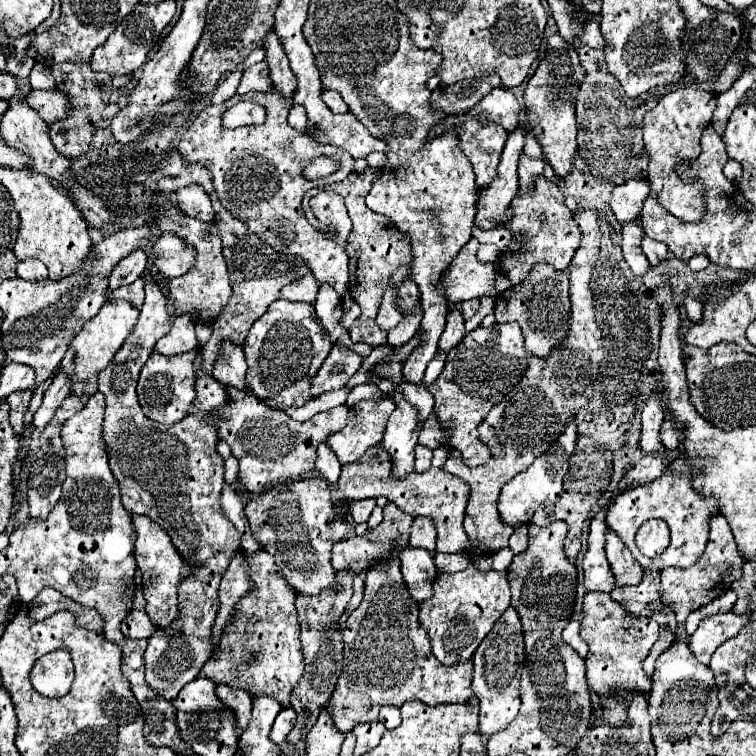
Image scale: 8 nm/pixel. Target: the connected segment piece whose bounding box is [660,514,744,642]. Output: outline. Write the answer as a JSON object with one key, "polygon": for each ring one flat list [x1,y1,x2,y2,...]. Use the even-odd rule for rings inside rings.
{"polygon":[[714,514,710,518,710,538,706,544,706,550,698,558,698,562,690,568,664,568,662,570,662,584,660,584,660,600,672,608,676,614,678,630,674,634,674,642,688,642,686,634,686,618,692,610,712,602,720,594,724,594,734,580,742,576,742,566,744,560,736,554,736,542,732,538,732,530,722,514]]}

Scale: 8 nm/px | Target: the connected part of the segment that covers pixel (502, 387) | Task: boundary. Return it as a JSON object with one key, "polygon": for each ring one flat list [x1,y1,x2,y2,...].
{"polygon":[[492,324,488,328,478,326,448,352,440,378,428,386,428,390,436,398,434,414,448,432,446,446,460,450,466,466,480,466,490,458,488,448,478,438,478,424,488,416,490,408,510,392,510,386,520,382,526,366,528,352,518,324]]}

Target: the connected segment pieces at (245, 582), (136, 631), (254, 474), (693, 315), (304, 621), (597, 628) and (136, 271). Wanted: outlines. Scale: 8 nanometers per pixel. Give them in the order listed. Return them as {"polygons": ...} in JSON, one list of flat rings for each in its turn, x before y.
{"polygons":[[[238,552,224,578,222,578,222,584,220,584,220,612,216,616,216,622,214,622,214,630,212,630,212,644,218,646,218,638,222,634,222,626,226,626,226,622,230,620,232,612,234,612,234,604,240,600,240,596,244,596,248,590,252,590,252,582,246,574,246,562,242,558,242,552]],[[136,590,134,608,138,608,138,610,132,610,122,622,122,632,126,636,130,636,130,638,150,638,156,632,156,626,150,622,148,614,144,612,144,606,146,606,146,600,142,596,142,590]],[[226,386,228,404,212,410,212,422,218,428,218,438,224,440,232,456,240,462,240,480,252,494,260,494,268,484,300,480,314,472,316,448,330,434,342,430,348,422,348,406,336,406,324,414,316,414,308,422,296,422,282,410,272,410,244,390]],[[688,298,688,302,684,302,684,308,690,322,698,324,702,320,702,304,696,298]],[[336,572,336,578,338,578,338,582,342,582,342,590,328,590,328,594,318,594,318,596,298,594,298,598,296,598,296,608,298,608,300,628,302,628,300,640,302,640,306,672,304,672,302,682,292,692,290,702,292,702,292,708,298,712,298,722,286,738,288,744,300,742,308,734,308,730,316,724,316,718,320,716,324,702,328,702,328,698,332,696,336,680,342,672,342,632,340,632,338,620,352,596,352,576]],[[586,592,584,608,582,608,582,622,580,622,580,636,588,644,586,656,586,678,594,694,604,704,604,718,612,722,612,726,624,726,624,702,620,698,610,696,612,686,636,686,648,694,652,680,644,674,642,662,648,656,648,650,658,640,658,624,652,618,638,618,636,626,630,626,624,608,618,602,612,602,610,594,606,592]],[[136,250,128,258,122,258,118,262,118,266,110,274,110,290,116,290,120,286,132,284,136,278,142,276,144,268,146,268,146,254,144,254,144,250]]]}

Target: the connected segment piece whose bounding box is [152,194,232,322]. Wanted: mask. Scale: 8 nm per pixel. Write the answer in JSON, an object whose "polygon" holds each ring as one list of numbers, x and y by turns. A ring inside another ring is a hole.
{"polygon":[[160,194,156,196,152,210,154,210,154,222,156,222,152,224,154,228,158,228,160,232,180,234,180,238,184,238,198,252,194,268,186,276,180,276,168,282,168,292,170,292,170,300,176,316,192,314,198,322,214,322,220,316,220,310,228,304,228,298,232,296,226,262,222,258,222,242,216,226,212,222,200,222,196,218,184,216,184,212,180,212,178,206,174,206,170,200,166,202,166,198,162,198]]}

